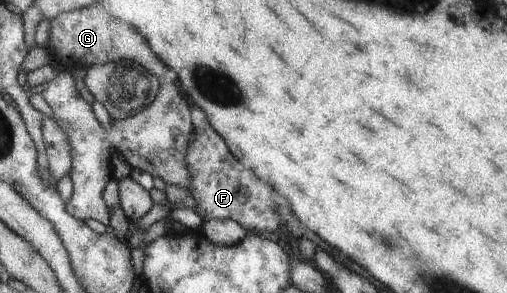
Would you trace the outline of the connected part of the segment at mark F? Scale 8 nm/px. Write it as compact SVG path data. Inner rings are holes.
M203 124L201 128L194 128L193 140L186 154L186 163L190 172L191 182L189 190L197 201L196 212L203 221L211 219L231 219L238 222L246 230L259 232L280 232L281 217L275 212L275 204L269 198L273 190L271 184L264 179L259 180L256 172L247 170L244 163L239 164L237 155L229 152L228 143L223 142L215 128Z

